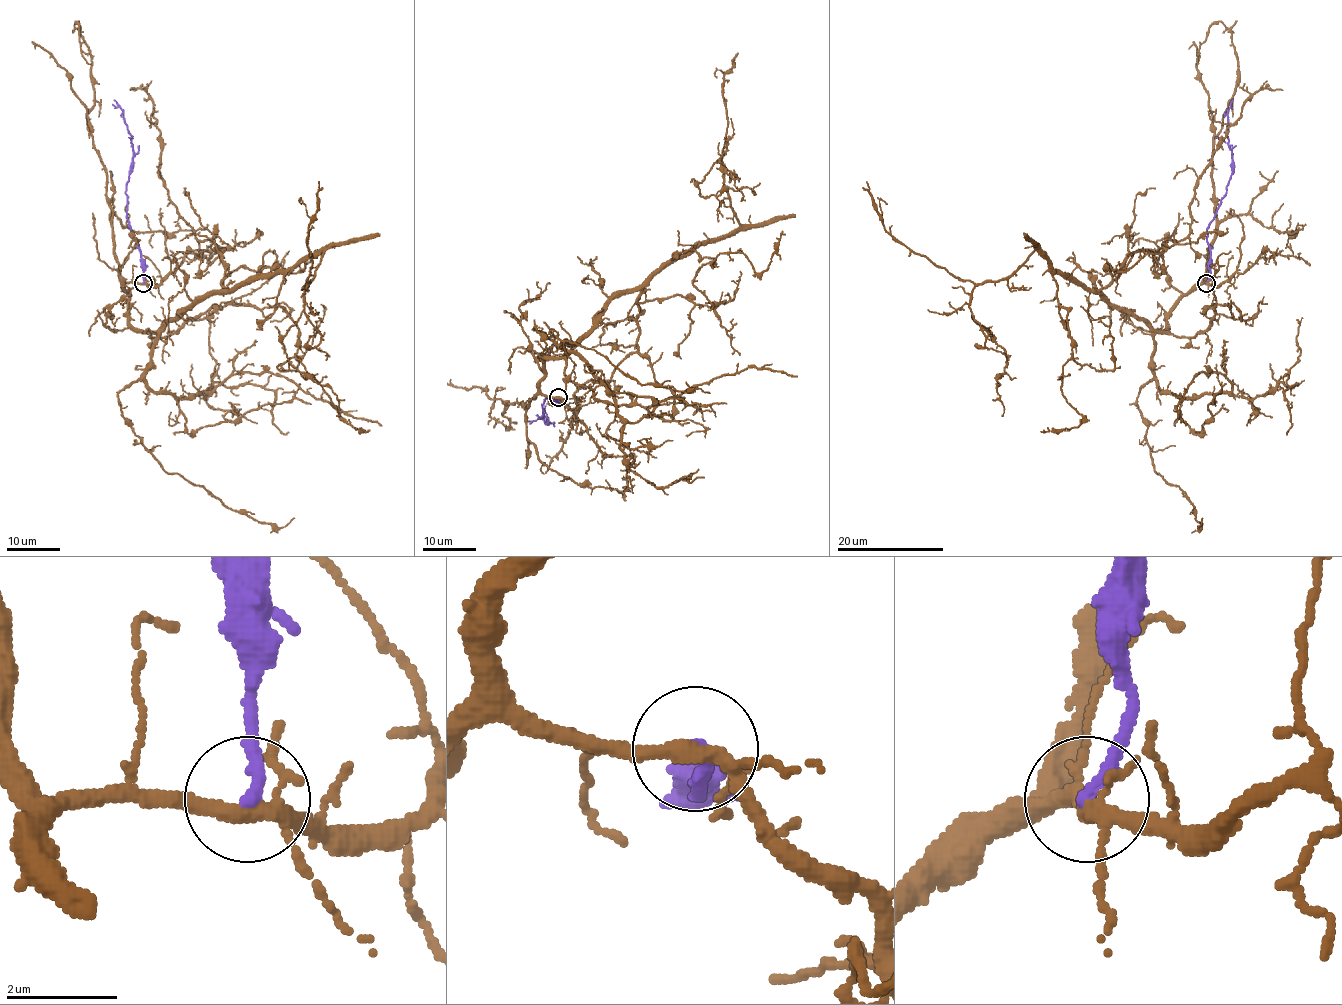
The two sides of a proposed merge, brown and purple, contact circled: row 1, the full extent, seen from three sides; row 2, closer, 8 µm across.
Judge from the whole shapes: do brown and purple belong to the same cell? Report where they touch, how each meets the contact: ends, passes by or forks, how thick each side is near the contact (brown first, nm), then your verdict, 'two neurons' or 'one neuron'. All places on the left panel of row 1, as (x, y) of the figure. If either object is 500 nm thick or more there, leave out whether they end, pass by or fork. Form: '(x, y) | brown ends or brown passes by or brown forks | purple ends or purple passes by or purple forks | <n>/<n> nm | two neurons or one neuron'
(143, 283) | brown forks | purple ends | 240/240 nm | two neurons

